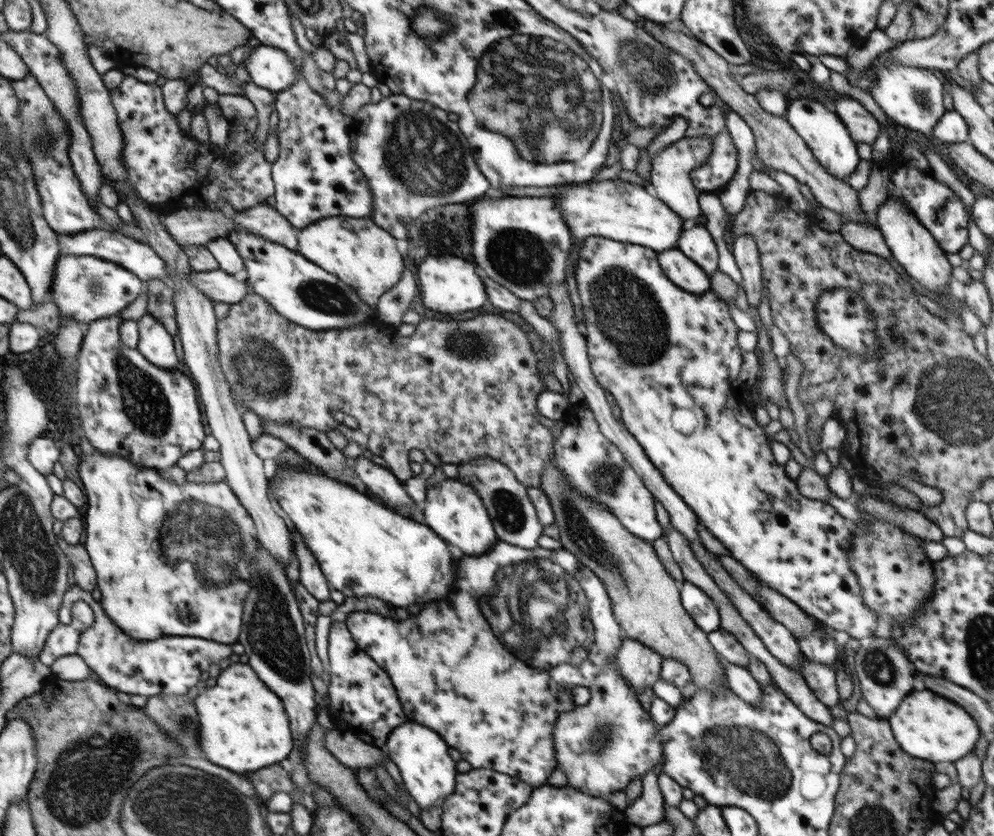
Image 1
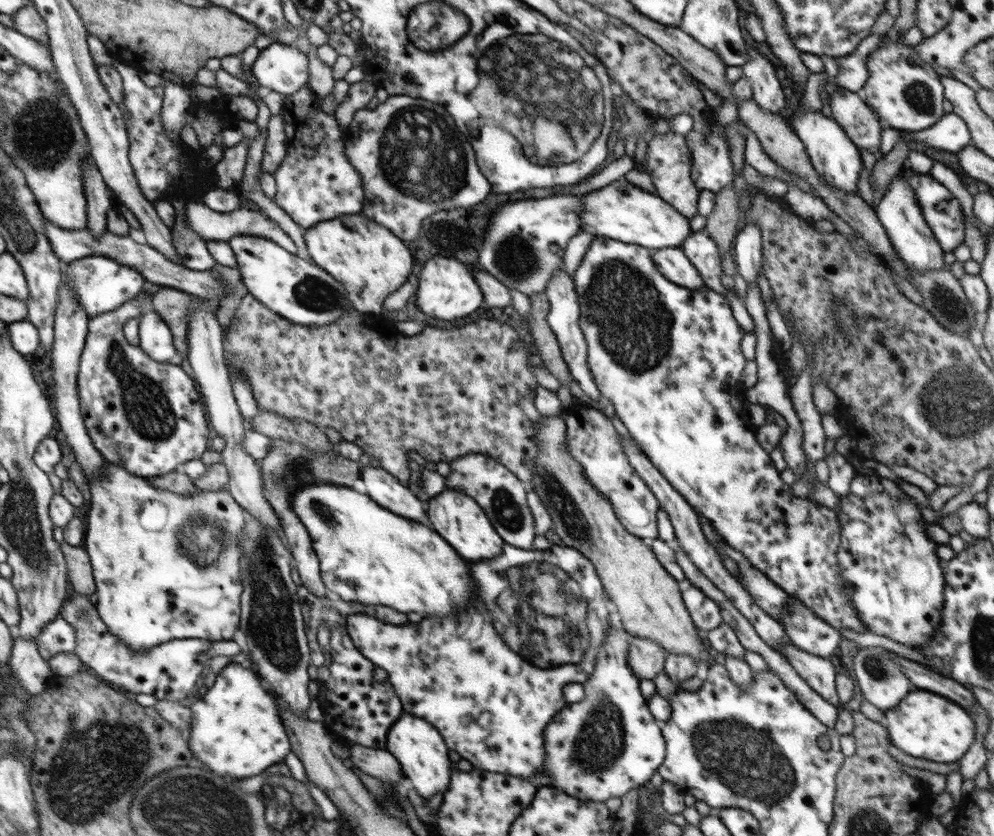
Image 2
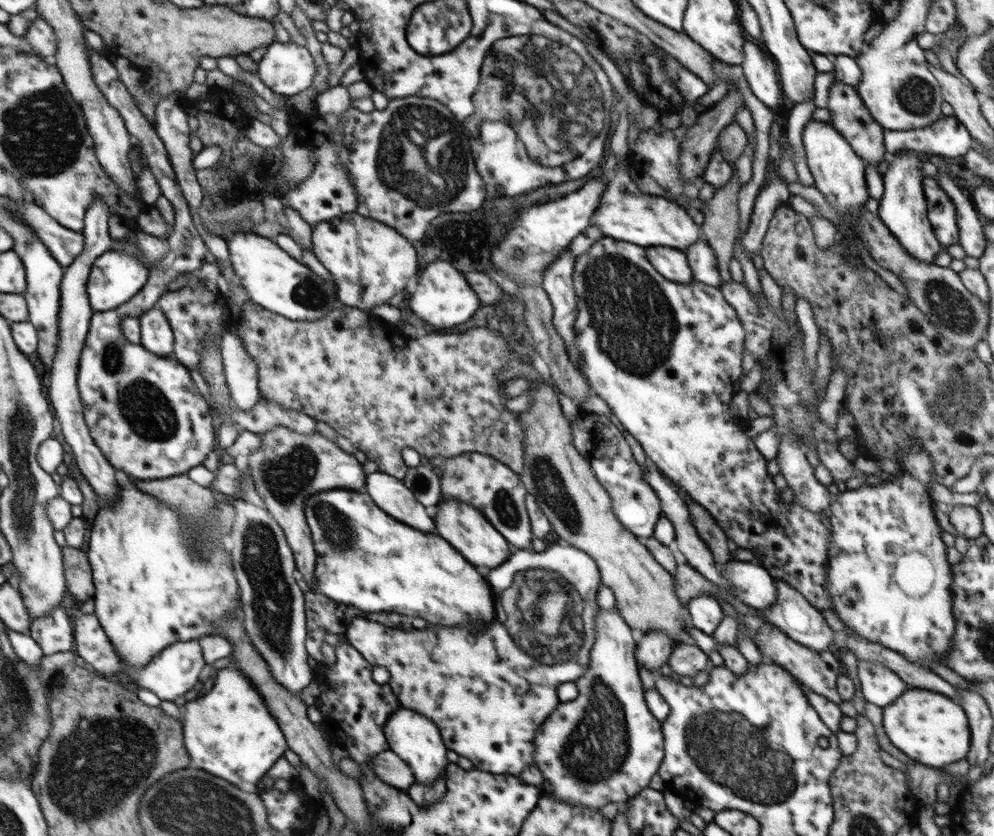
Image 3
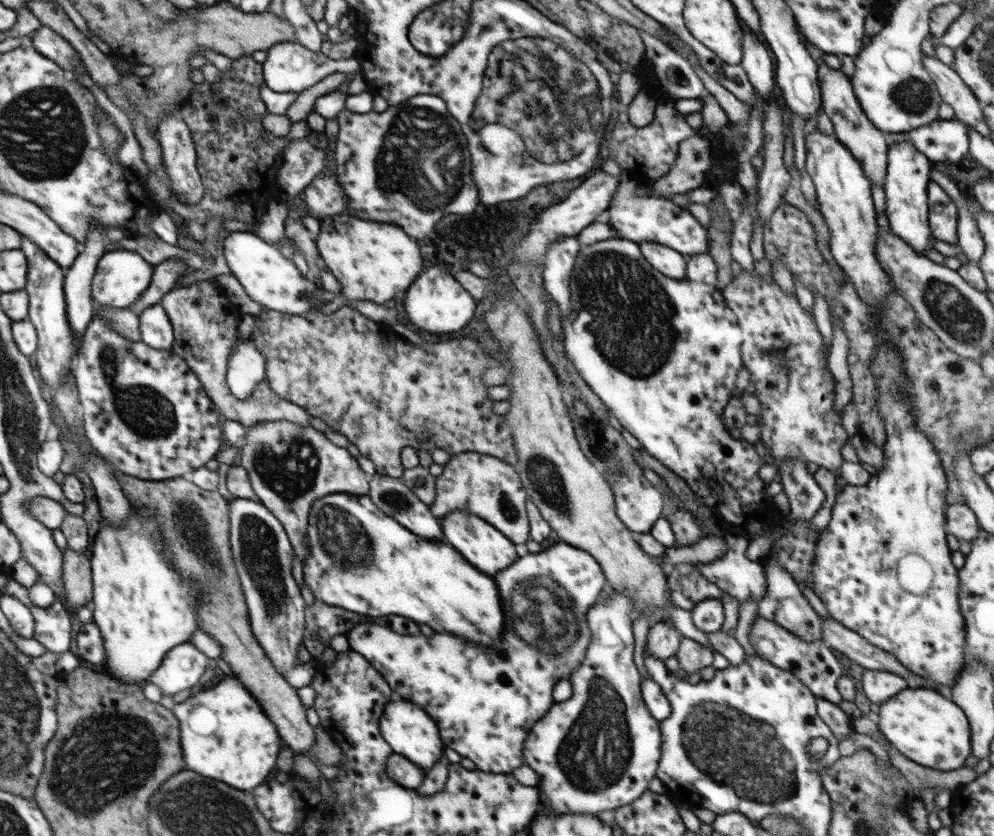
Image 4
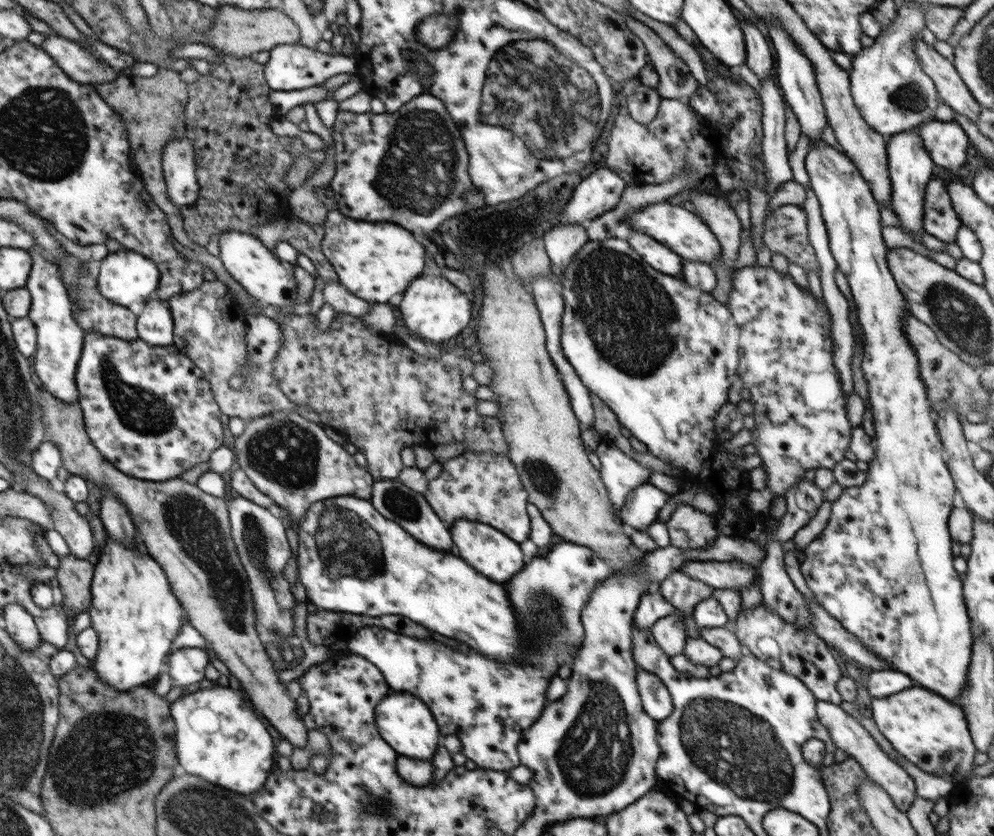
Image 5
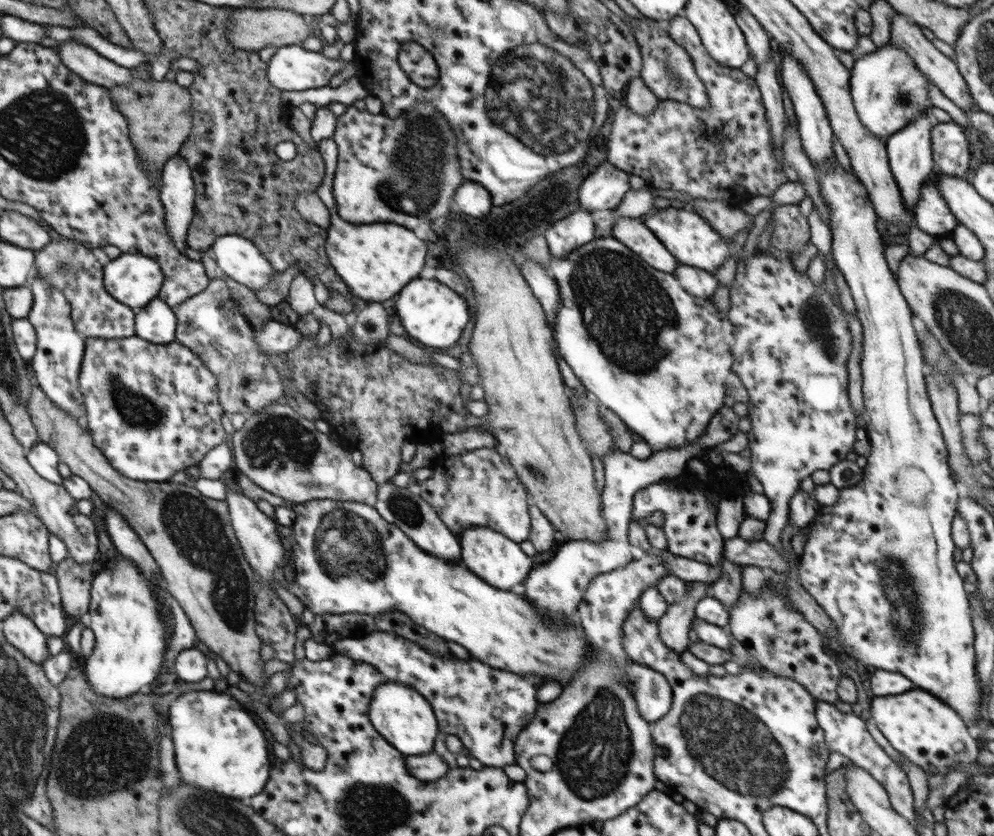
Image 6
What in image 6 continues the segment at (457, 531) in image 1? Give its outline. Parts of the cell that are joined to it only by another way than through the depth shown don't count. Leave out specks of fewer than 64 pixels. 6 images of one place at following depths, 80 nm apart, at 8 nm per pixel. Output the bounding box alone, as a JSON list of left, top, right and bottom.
[458,526,533,591]

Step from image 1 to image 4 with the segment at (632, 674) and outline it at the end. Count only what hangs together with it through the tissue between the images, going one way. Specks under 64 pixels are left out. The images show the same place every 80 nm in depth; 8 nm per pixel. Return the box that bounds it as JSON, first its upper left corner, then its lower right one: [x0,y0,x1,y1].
[646,622,681,661]

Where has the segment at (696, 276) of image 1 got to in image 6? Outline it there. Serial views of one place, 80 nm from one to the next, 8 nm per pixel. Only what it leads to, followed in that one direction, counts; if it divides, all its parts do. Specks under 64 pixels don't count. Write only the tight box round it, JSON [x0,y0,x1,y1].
[612,216,679,274]

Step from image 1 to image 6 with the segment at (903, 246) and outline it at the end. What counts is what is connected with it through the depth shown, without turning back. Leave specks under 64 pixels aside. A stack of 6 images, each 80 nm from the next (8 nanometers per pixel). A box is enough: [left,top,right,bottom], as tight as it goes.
[885,111,937,219]

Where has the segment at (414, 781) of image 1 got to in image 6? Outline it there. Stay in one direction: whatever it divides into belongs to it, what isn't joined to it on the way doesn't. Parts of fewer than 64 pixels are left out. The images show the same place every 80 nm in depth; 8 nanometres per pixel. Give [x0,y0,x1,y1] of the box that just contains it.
[369,680,440,756]

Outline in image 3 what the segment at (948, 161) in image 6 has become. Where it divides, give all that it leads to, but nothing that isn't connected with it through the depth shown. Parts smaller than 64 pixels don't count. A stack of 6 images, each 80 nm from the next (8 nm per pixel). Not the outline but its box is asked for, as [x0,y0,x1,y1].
[884,116,973,158]

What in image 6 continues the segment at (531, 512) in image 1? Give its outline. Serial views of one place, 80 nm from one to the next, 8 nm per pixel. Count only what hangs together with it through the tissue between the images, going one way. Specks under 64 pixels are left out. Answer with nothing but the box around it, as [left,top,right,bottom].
[416,448,529,544]

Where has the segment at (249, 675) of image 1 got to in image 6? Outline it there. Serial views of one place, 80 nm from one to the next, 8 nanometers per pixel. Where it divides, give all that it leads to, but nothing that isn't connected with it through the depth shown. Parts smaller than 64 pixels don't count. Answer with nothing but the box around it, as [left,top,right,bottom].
[169,692,273,802]

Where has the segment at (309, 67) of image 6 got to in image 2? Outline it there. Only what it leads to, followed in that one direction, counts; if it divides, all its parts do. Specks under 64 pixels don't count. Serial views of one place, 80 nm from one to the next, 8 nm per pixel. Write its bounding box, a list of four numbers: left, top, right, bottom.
[251,42,309,95]

